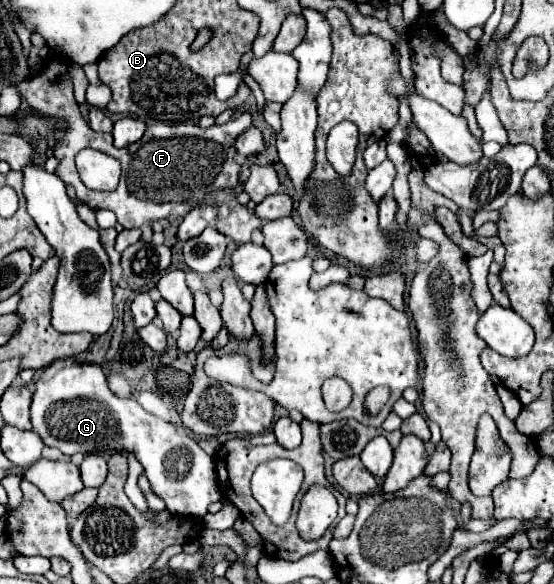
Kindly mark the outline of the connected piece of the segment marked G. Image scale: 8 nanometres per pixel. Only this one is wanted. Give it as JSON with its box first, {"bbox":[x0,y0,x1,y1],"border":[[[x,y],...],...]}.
{"bbox":[31,358,223,520],"border":[[[65,358],[47,366],[35,382],[31,424],[47,446],[67,456],[77,452],[89,454],[103,448],[133,452],[151,482],[151,490],[165,502],[173,516],[203,520],[209,504],[223,496],[217,482],[215,460],[205,454],[193,438],[181,436],[175,426],[145,412],[133,398],[113,396],[97,364]]]}

